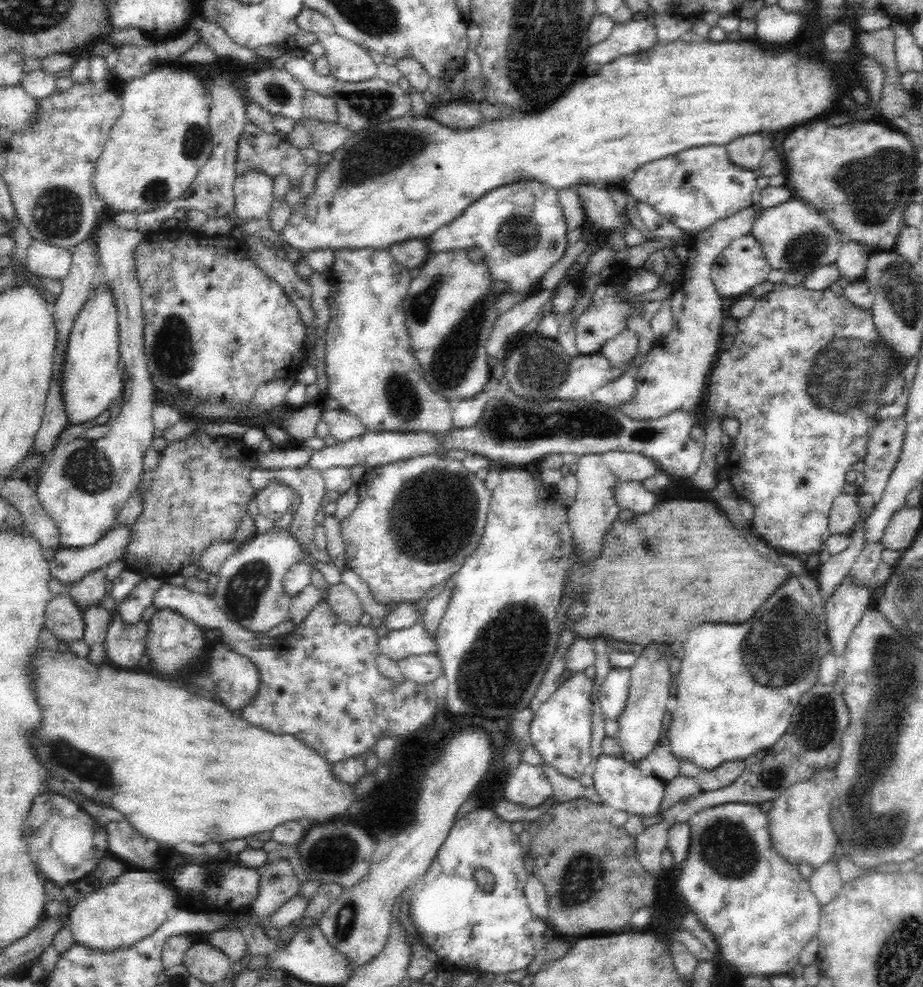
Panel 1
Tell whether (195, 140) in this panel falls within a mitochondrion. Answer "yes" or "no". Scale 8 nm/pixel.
yes

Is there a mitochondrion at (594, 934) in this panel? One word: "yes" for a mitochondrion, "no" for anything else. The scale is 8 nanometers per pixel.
no

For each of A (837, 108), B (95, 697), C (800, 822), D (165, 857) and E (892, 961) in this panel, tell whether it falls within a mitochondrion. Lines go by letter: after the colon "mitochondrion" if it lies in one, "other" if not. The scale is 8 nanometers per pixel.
A: other
B: other
C: other
D: other
E: mitochondrion

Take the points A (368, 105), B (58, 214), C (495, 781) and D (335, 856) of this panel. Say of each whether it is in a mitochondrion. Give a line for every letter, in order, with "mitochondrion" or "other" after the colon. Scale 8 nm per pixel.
A: mitochondrion
B: mitochondrion
C: other
D: mitochondrion

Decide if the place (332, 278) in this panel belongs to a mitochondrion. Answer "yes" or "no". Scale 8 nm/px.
no

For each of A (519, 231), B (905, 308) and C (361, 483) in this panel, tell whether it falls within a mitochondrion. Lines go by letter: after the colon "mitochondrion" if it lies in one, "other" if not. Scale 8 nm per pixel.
A: mitochondrion
B: mitochondrion
C: other

